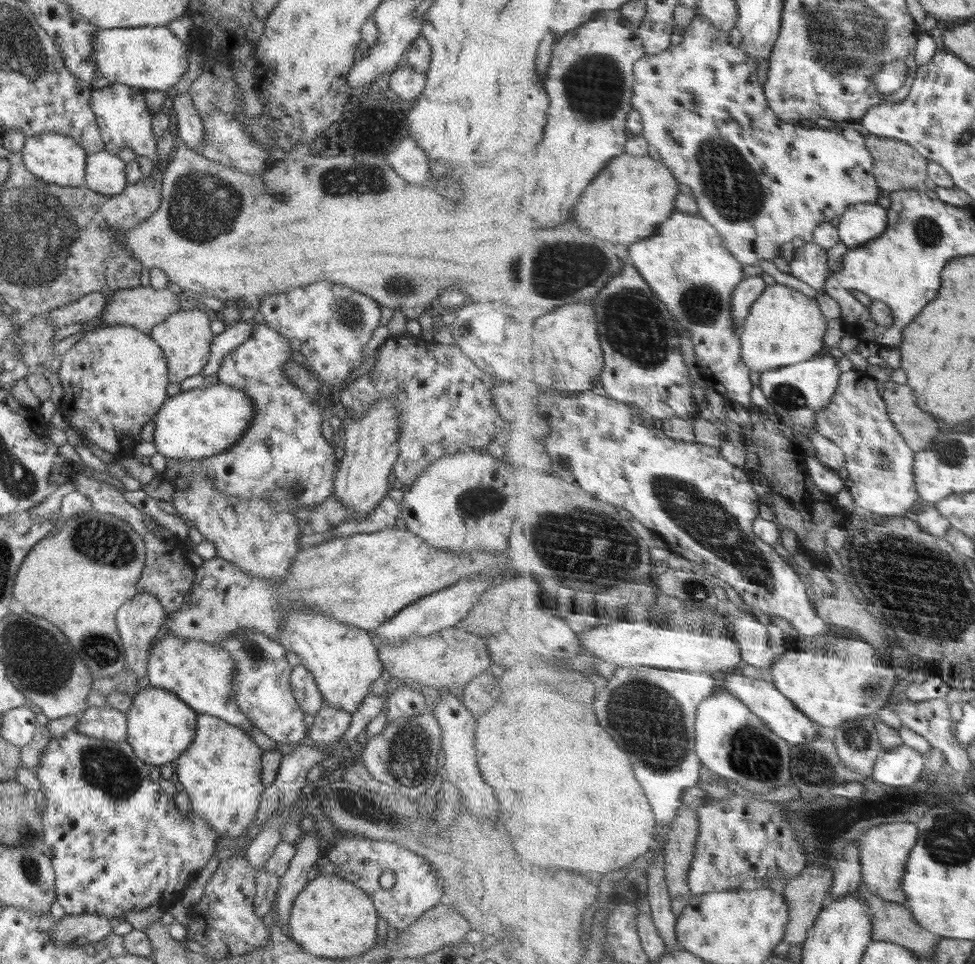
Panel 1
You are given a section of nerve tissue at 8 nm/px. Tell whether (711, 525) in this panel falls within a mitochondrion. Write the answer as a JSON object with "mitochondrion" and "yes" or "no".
{"mitochondrion":"yes"}

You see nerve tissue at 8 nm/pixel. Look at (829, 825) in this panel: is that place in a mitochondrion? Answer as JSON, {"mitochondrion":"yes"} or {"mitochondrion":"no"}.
{"mitochondrion":"yes"}

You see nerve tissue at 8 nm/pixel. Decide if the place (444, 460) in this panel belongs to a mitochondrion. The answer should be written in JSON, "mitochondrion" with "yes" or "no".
{"mitochondrion":"no"}

